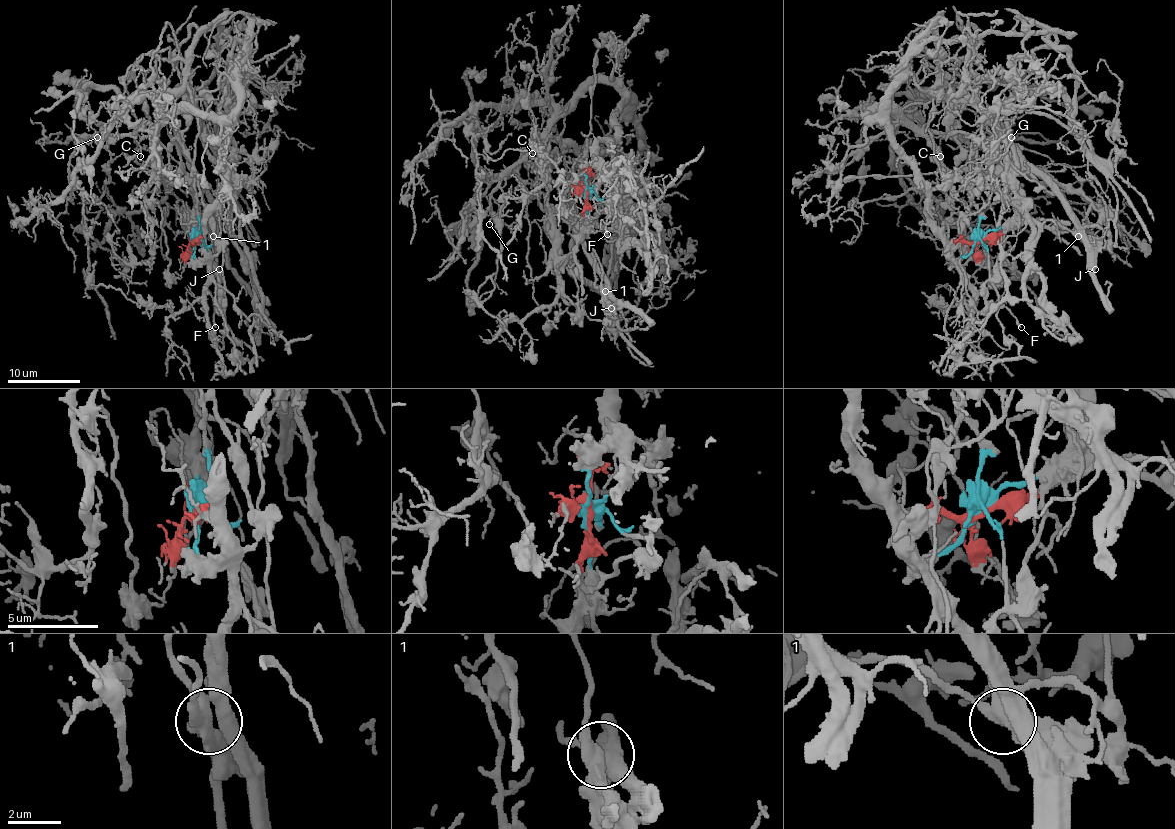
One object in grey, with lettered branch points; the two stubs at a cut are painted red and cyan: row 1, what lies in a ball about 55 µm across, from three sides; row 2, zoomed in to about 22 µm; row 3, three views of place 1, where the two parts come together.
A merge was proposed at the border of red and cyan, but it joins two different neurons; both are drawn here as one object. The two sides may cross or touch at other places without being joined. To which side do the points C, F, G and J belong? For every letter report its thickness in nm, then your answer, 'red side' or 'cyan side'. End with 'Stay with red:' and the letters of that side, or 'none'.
C: calibre 80 nm; red side
F: calibre 180 nm; cyan side
G: calibre 120 nm; red side
J: calibre 340 nm; cyan side
Stay with red: C, G

